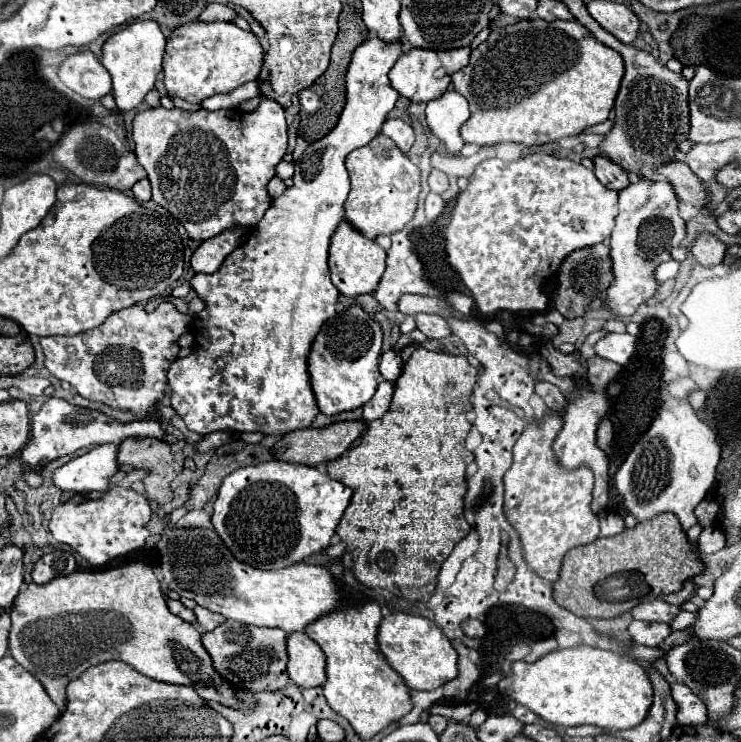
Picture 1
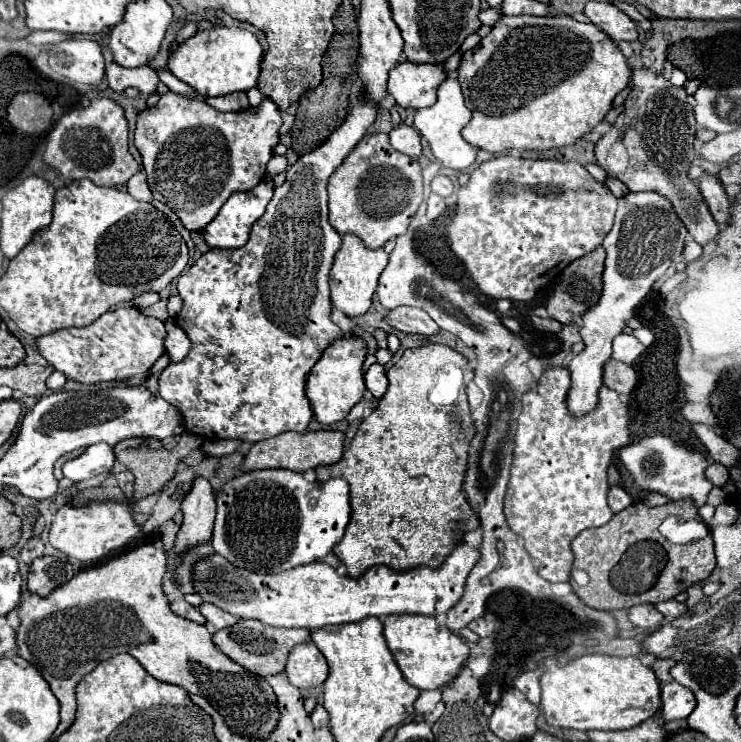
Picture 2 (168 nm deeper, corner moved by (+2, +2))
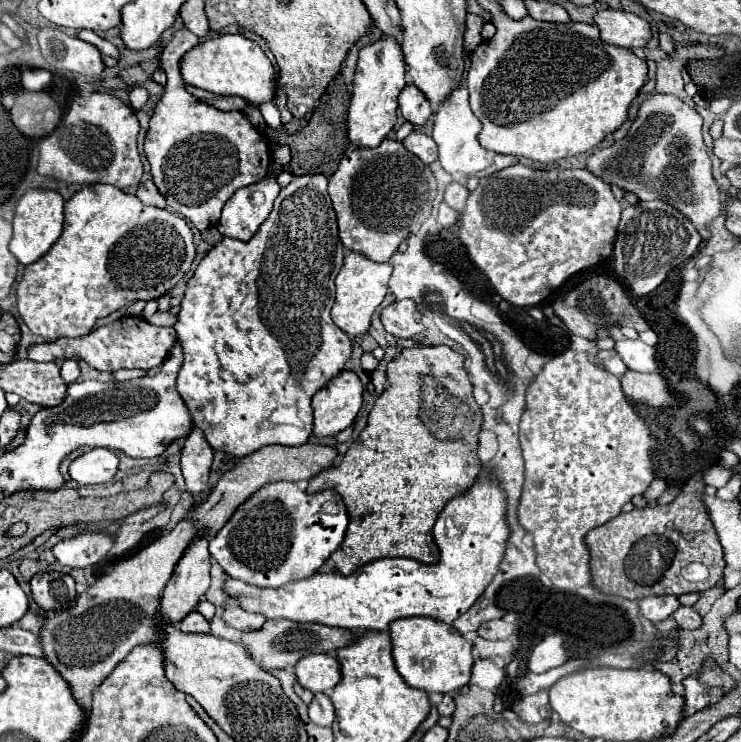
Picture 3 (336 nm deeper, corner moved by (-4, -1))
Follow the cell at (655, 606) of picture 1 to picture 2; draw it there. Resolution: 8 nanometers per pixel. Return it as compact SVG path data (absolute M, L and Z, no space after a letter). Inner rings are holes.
M669 599L669 601L663 601L663 603L657 603L655 607L657 607L665 617L673 617L673 619L691 613L689 607L687 607L685 603L679 603L679 601L675 601L675 599Z

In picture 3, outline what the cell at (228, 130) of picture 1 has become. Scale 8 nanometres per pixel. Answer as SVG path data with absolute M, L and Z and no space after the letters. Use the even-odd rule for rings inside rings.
M181 28L179 32L175 32L173 40L161 52L159 64L161 64L161 70L167 74L167 86L165 86L165 94L157 102L155 112L149 120L149 130L145 136L145 156L151 164L153 182L157 190L163 194L163 198L167 200L167 206L173 212L187 218L197 230L207 230L219 222L221 210L225 202L235 194L235 190L261 182L267 176L273 158L271 158L267 138L247 120L245 114L217 110L187 92L185 82L179 74L179 62L183 54L197 44L199 44L199 38L187 28Z

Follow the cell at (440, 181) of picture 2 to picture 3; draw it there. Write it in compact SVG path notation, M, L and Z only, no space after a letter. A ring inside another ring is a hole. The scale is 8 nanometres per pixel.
M451 182L451 184L445 188L445 202L447 202L453 210L457 210L459 214L461 214L463 206L465 206L467 196L469 196L469 190L467 190L463 184L459 184L459 182Z

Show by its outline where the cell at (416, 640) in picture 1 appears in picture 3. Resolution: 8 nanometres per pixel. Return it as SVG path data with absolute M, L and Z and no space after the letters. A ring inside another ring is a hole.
M399 618L391 622L393 658L399 674L411 688L425 692L451 694L469 684L473 668L473 644L467 642L453 626L435 618Z

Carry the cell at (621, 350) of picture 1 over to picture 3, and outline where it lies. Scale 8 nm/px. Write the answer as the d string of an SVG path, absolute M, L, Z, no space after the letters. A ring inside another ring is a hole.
M629 338L617 340L615 352L621 356L621 360L625 362L625 366L629 370L637 370L637 372L655 372L657 370L655 348L647 346L639 338L637 340L629 340Z

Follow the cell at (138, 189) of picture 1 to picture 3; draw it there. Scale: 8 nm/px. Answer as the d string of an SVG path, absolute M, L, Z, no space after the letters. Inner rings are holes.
M147 180L147 182L143 182L143 184L139 186L137 198L139 198L143 204L147 204L147 206L165 208L165 200L163 200L163 196L159 194L159 190L155 188L155 184L153 184L151 180Z

